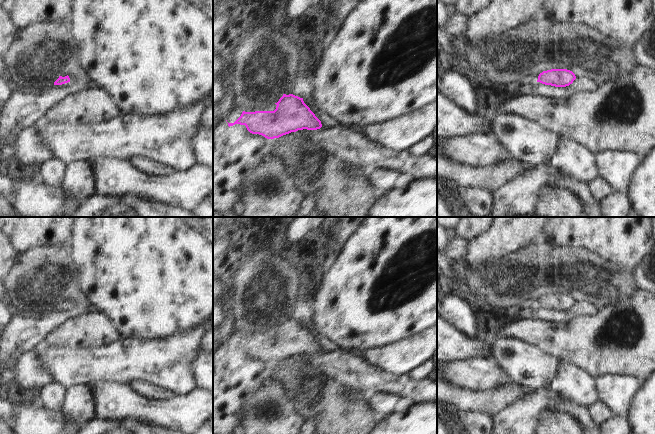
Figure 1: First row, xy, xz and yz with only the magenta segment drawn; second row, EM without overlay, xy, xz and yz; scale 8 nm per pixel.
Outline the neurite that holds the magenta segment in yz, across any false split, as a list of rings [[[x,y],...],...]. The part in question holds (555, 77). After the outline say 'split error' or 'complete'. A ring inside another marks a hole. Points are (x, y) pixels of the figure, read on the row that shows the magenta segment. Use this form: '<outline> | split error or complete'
[[[551,69],[539,74],[537,82],[555,87],[566,87],[576,79],[575,74],[567,69]]] | complete

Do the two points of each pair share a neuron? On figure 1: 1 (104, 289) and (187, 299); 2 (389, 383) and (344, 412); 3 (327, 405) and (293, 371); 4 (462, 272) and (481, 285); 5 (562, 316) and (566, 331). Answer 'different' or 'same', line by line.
1: same
2: different
3: same
4: same
5: different

